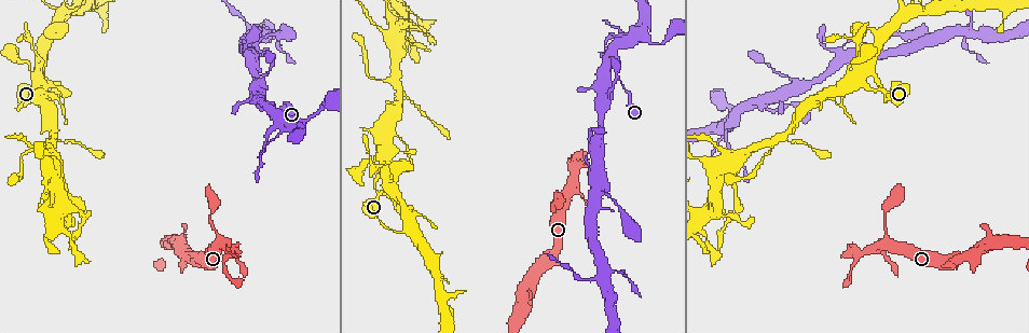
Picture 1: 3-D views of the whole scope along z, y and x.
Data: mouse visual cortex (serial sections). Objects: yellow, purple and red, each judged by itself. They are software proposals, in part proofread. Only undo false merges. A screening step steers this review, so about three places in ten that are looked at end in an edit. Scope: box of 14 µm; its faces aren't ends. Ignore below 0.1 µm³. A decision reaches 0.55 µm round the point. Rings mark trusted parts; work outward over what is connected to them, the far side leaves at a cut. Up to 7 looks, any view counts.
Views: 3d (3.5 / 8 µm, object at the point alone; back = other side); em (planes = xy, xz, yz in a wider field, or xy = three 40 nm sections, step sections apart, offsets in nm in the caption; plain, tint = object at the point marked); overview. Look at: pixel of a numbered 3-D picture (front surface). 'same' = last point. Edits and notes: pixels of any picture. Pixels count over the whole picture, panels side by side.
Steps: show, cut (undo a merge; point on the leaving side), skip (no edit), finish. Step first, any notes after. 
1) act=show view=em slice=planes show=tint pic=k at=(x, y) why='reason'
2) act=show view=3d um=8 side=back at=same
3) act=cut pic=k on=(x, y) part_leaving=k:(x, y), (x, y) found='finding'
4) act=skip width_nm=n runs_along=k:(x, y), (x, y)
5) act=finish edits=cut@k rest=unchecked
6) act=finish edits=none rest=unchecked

act=show view=3d um=3.5 pic=1 at=(28, 90) why='three arms meet'

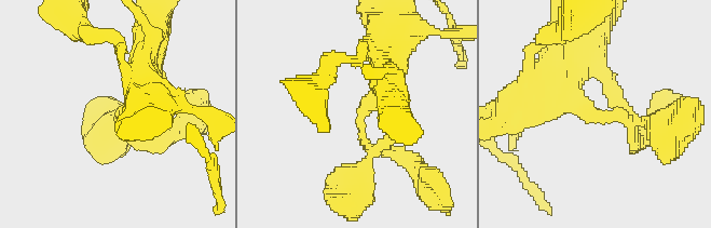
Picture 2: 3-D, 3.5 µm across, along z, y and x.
act=show view=em slice=xy step=5 show=tint pic=2 at=(361, 121) arms=3 arm_widths_nm=150,250,300

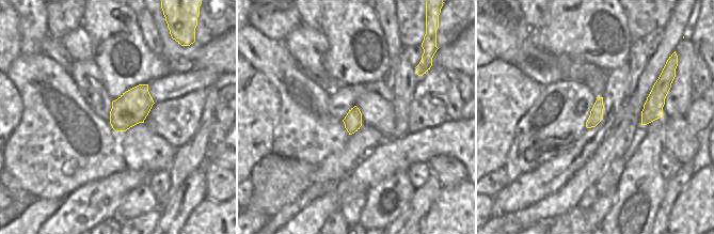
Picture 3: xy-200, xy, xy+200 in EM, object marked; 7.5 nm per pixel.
act=skip found='continuous, no second cell'

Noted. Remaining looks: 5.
act=show view=3d um=3.5 pic=1 at=(23, 154)

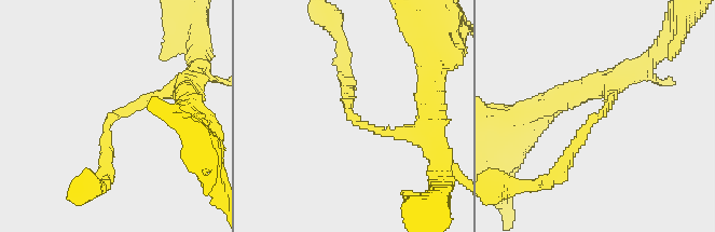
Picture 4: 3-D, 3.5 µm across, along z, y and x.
act=show view=em slice=xy step=1 show=tint pic=4 at=(597, 116) arm_widths_nm=200,200 why='now the EM'

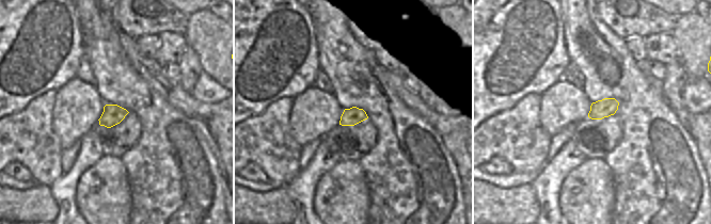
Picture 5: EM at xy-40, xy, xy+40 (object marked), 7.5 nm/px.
act=skip width_nm=130 runs_along=4:(176, 87), (106, 124), (106, 174) found='one cell here'

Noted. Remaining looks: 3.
act=show view=3d um=3.5 pic=1 at=(379, 28) why='thick turns thin'

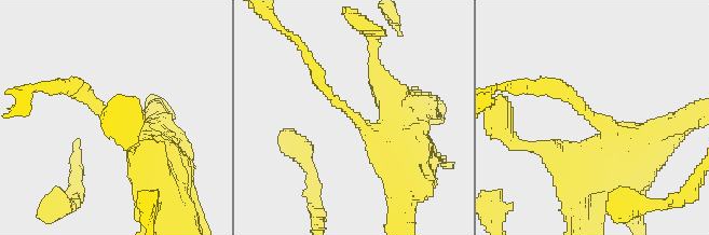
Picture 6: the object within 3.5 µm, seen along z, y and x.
act=show view=em slice=xy step=2 show=tint pic=6 at=(356, 120) arm_widths_nm=150,350

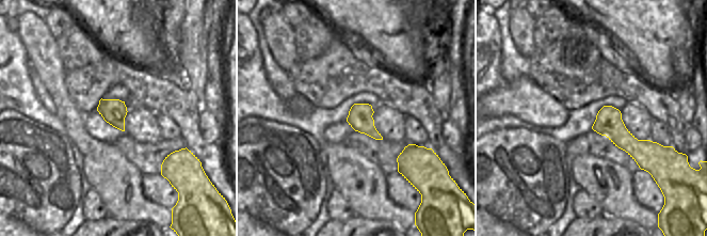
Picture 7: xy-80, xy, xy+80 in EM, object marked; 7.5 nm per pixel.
act=show view=em slice=planes show=tint at=same

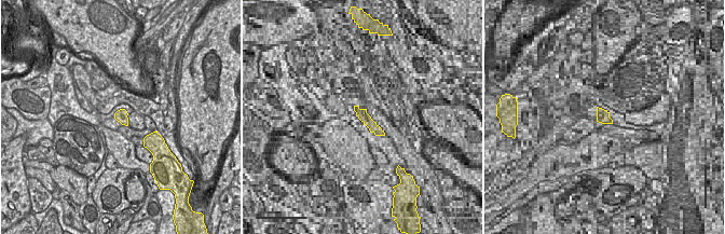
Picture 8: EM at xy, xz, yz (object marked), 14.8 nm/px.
act=cut pic=6 on=(557, 90) found='a second cell is stuck on'

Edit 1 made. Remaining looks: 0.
act=finish edits=cut@6 rest=unchecked

